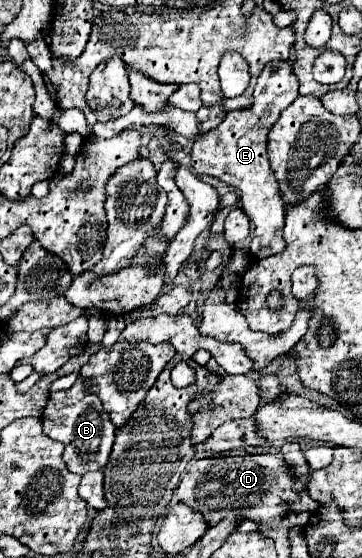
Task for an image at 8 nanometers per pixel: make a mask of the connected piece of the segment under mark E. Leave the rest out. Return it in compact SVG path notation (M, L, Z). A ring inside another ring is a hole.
M272 61L268 63L254 87L254 105L250 109L230 111L224 121L200 135L192 147L192 167L196 173L212 175L232 187L240 189L240 203L244 213L254 223L254 235L250 241L249 251L257 259L284 251L284 203L278 193L276 177L272 175L268 153L266 153L266 137L270 127L278 121L282 109L286 109L292 99L298 97L298 81L292 73L288 61Z

